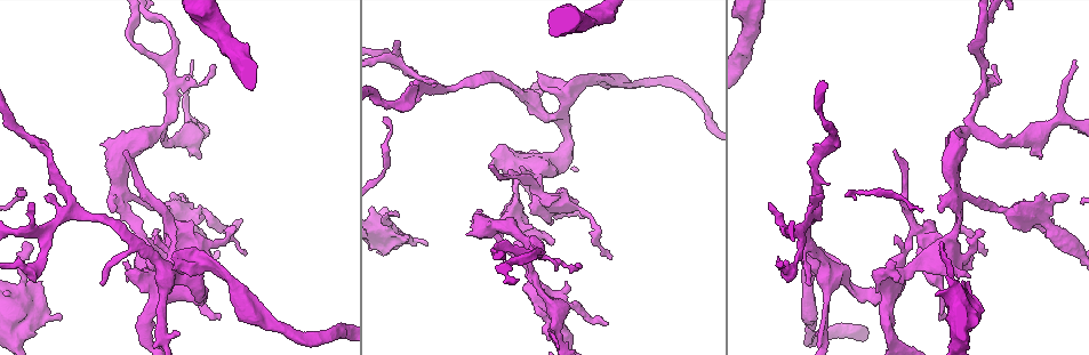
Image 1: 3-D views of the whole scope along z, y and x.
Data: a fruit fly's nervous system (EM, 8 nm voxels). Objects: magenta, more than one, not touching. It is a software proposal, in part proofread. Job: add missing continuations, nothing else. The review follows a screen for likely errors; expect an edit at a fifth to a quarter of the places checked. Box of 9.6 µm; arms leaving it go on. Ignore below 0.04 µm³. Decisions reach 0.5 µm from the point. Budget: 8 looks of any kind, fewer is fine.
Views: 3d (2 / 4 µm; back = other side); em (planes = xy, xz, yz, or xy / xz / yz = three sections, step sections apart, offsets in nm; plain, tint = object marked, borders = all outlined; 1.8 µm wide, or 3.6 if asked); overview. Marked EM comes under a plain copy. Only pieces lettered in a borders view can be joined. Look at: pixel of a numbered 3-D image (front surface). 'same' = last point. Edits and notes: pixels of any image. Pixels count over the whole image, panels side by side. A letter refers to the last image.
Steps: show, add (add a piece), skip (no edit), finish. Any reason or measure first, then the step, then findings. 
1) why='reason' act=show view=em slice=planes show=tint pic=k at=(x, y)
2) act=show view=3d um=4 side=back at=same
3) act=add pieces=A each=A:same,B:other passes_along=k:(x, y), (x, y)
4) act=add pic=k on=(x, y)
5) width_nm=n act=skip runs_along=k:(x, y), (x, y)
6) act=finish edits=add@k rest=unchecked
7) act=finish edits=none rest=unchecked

why='thin end' act=show view=em slice=planes show=tint pic=1 at=(220, 315)

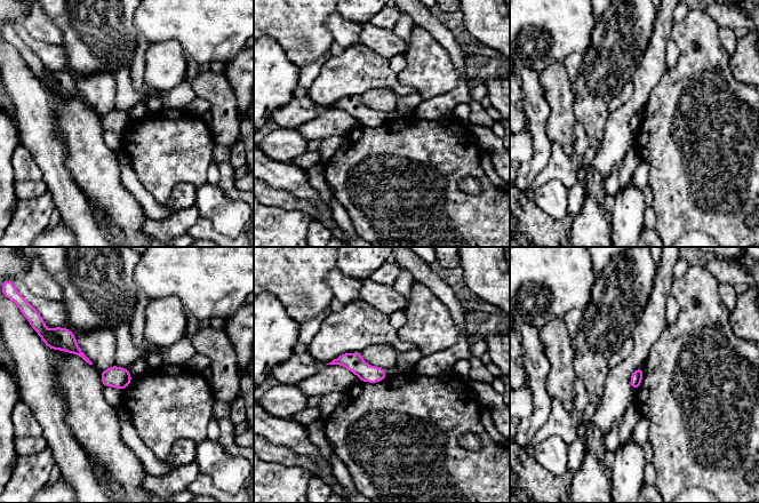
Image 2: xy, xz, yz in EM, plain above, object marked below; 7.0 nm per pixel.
why='what lies round it' act=show view=em slice=planes show=borders at=same

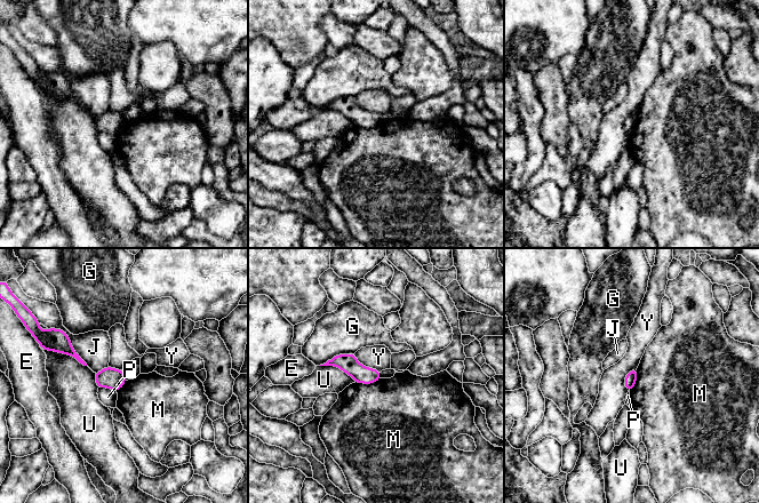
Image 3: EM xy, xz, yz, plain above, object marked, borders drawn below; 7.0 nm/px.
longest_contact=J:340nm act=skip each=E:other,G:other,J:other,M:other,P:other,U:other,Y:other runs_along=3:(330, 362), (377, 376) found='no lettered piece goes on from it'

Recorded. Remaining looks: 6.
why='thin end' act=show view=em slice=xy step=16 show=tint pic=1 at=(986, 252)

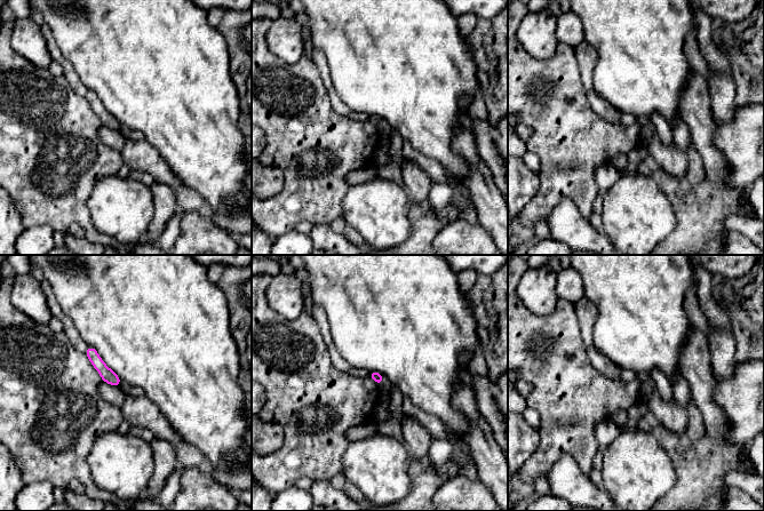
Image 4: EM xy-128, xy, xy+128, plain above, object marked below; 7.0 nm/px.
act=show view=em slice=xy step=16 show=borders at=same

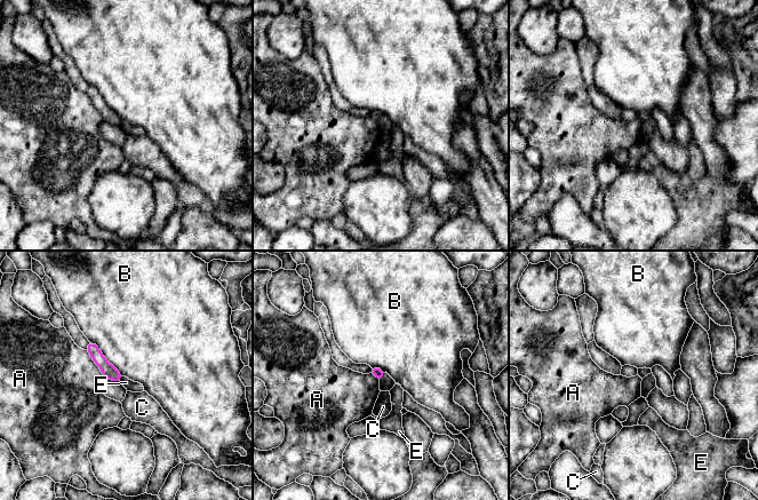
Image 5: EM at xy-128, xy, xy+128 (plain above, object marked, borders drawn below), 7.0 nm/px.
act=skip each=A:other,B:other,C:other,E:other runs_along=5:(92, 346), (98, 359), (118, 379) found='none of them fits'

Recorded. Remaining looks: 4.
why='two arms at a narrow angle' act=show view=em slice=planes show=borders pic=1 at=(172, 229)

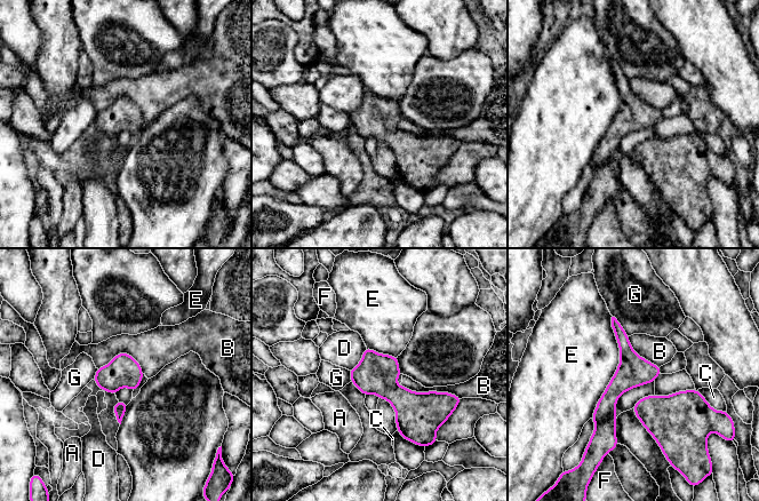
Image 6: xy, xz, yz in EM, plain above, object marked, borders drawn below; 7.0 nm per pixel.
act=skip each=A:other,B:other,C:other,D:other,E:other,F:other,G:other border=6:(401, 384), (456, 396) found='no lettered piece goes on from it'

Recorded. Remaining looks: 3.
act=finish edits=none rest=unchecked

